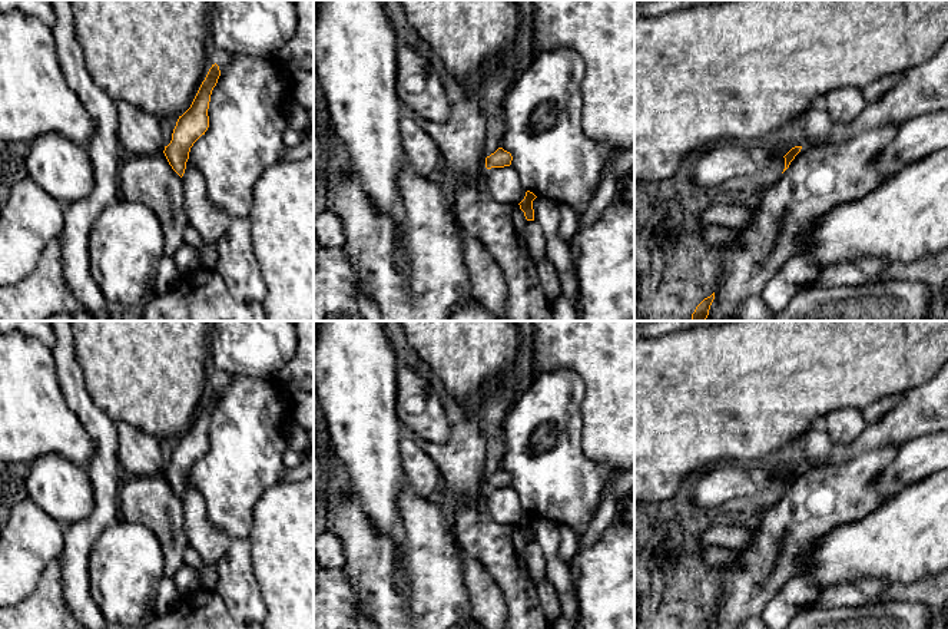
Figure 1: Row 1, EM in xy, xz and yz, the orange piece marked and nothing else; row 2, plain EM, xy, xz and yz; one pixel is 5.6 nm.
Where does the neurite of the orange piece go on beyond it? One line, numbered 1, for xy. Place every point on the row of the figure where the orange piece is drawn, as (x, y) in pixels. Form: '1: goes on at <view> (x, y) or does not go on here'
1: does not go on here

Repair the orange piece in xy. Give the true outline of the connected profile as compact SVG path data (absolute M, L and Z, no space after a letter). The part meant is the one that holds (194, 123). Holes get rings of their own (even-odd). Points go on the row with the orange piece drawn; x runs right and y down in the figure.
M215 63L202 82L190 107L179 116L172 133L172 140L165 146L165 156L172 169L182 178L193 143L205 135L209 128L209 102L213 87L221 76L219 66Z

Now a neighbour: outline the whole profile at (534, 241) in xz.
M528 221L524 234L523 242L527 251L528 258L536 265L546 258L546 236L541 226L536 221Z

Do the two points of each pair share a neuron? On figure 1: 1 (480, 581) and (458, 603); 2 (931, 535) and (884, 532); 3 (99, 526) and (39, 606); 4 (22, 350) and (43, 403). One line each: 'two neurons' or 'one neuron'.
1: two neurons
2: one neuron
3: two neurons
4: one neuron

